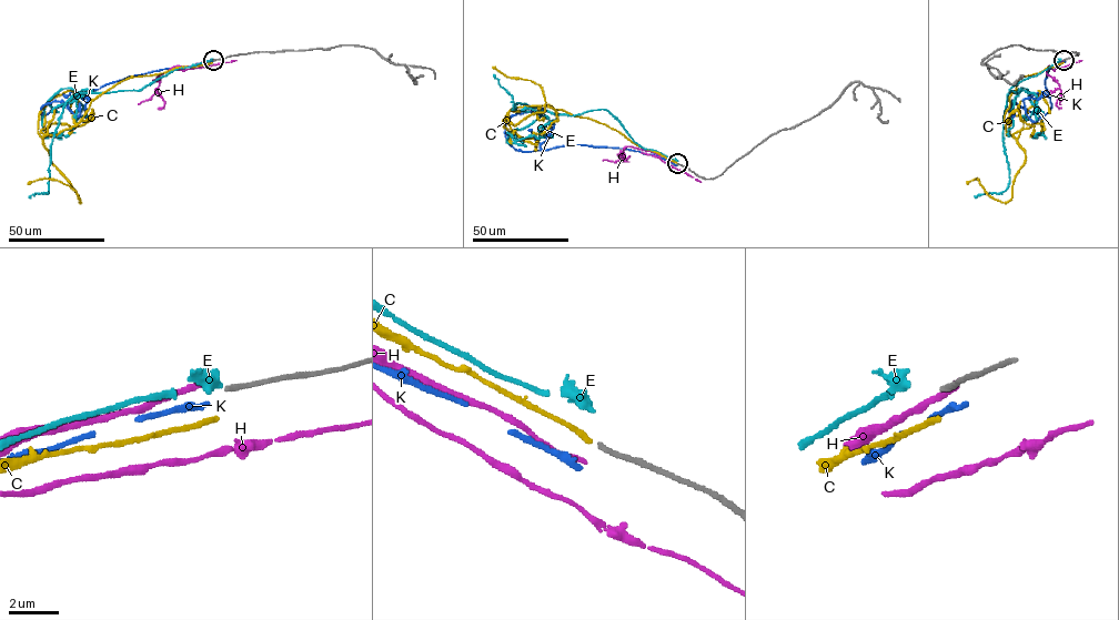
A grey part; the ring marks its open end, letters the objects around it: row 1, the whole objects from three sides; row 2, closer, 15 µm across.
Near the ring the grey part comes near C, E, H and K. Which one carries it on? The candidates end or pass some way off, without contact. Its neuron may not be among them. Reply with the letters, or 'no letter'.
no letter

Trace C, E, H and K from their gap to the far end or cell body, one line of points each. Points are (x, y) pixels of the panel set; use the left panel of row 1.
C: (212, 62), (121, 81), (94, 99), (76, 124), (47, 134), (50, 161), (80, 202), (57, 180), (28, 183)
E: (213, 60), (180, 68), (139, 90), (77, 92), (64, 107), (53, 134), (49, 191), (28, 196)
H: (212, 60), (190, 67), (175, 65), (159, 75), (157, 92), (164, 107), (159, 108), (164, 108)
K: (212, 61), (128, 77), (77, 97), (46, 114), (40, 112), (46, 104), (63, 102), (77, 115), (79, 103)

